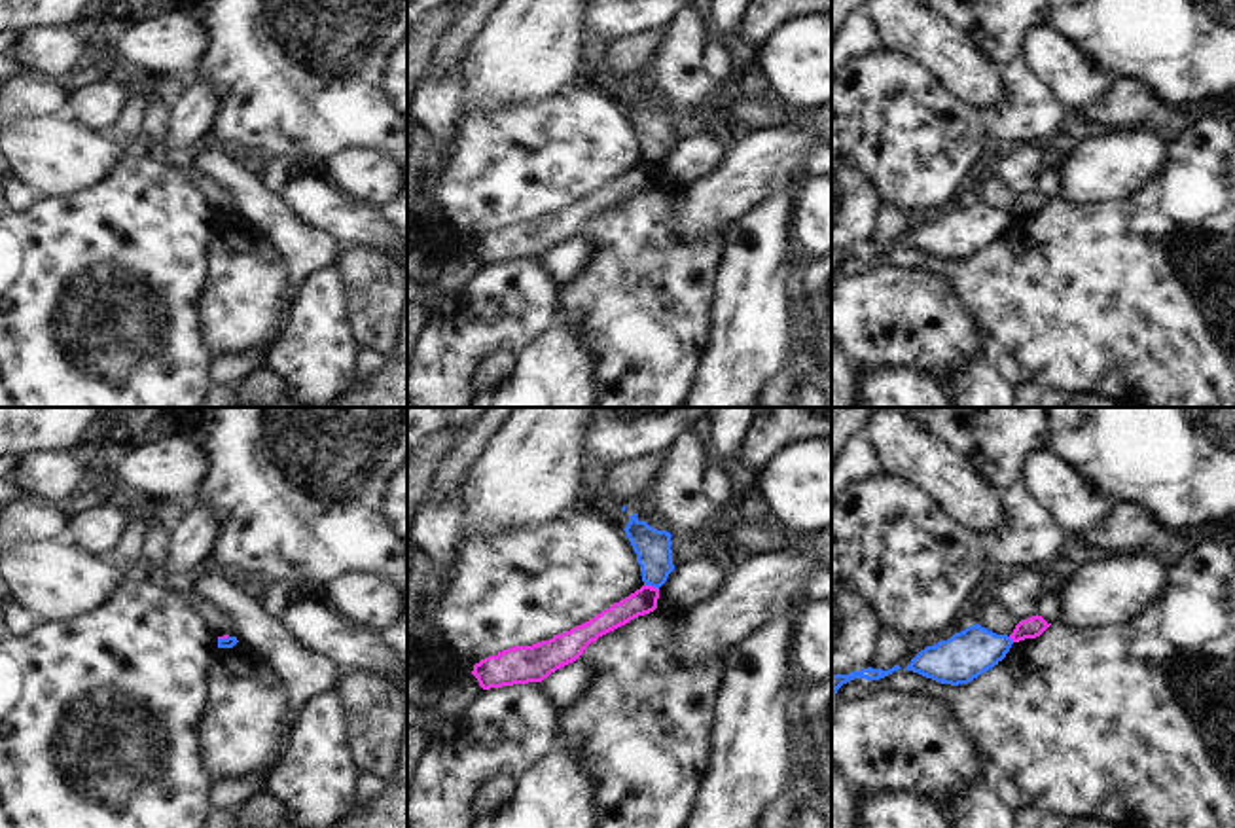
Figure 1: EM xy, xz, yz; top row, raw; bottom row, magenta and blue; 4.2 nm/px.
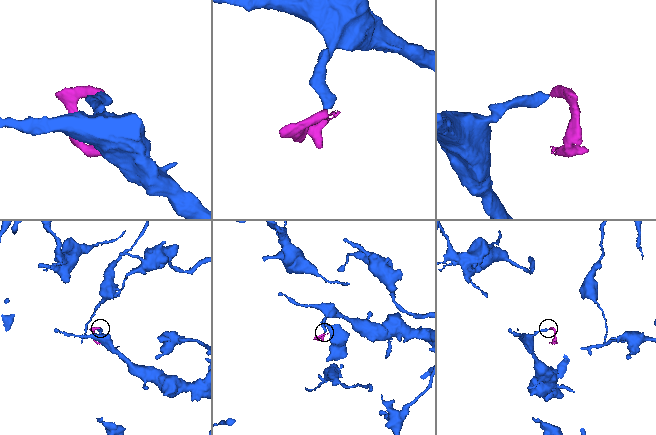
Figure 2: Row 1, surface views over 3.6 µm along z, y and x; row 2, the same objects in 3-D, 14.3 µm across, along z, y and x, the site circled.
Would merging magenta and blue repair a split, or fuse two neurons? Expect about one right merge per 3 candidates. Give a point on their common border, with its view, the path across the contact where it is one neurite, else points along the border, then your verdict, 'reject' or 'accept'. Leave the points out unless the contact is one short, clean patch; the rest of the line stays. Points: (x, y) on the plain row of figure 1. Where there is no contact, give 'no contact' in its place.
xz (650, 162) | along xz (644, 160), (658, 165) | reject

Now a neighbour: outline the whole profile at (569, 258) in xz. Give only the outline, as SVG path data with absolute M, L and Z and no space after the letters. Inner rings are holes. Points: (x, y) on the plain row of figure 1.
M576 235L542 256L542 267L557 284L568 284L595 256L597 246Z

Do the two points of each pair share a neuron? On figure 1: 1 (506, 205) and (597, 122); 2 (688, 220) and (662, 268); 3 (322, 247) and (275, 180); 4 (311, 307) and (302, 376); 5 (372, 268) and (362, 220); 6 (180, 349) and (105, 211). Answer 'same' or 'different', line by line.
1: same
2: different
3: different
4: same
5: different
6: same

